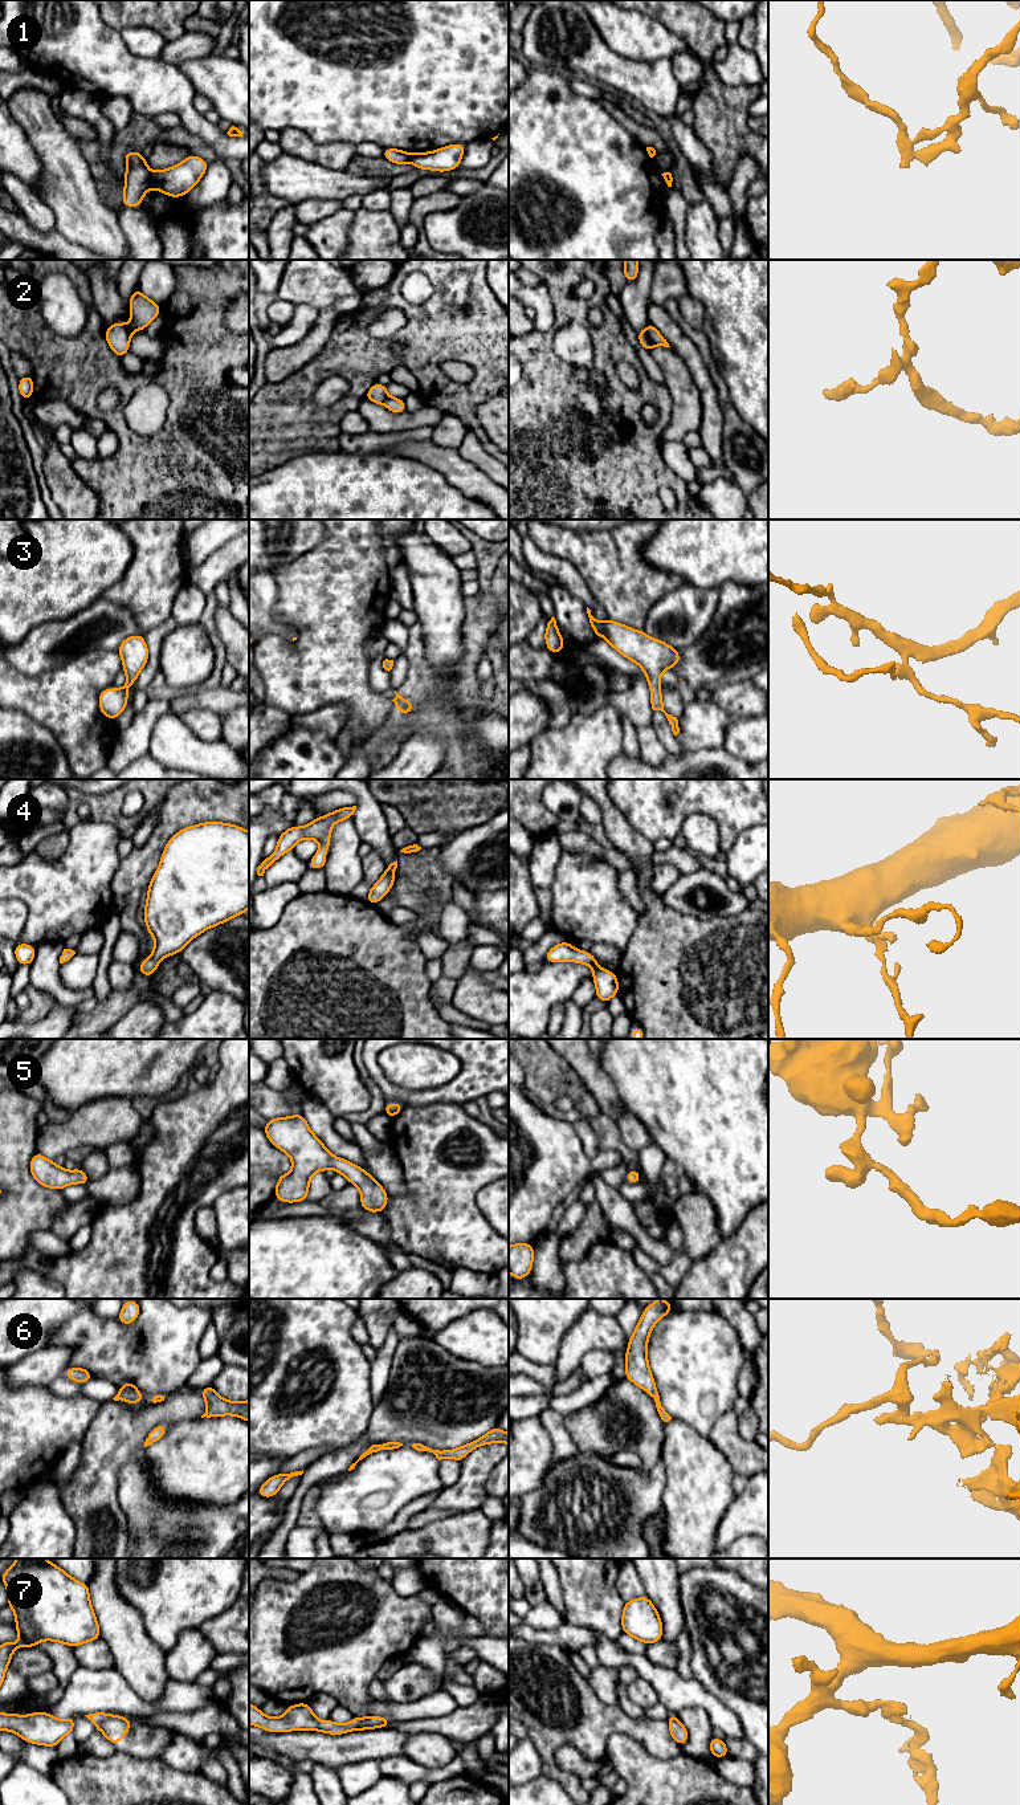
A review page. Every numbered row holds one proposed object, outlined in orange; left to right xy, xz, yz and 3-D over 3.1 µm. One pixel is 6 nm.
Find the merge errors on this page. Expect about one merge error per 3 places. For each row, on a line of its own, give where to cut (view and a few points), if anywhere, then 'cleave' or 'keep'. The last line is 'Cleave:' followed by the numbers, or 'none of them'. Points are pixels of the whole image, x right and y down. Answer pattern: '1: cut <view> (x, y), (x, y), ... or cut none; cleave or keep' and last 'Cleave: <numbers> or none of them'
1: cut xy (152, 172), (150, 183); cleave
2: cut yz (645, 329), (655, 345); cleave
3: cut none; keep
4: cut none; keep
5: cut none; keep
6: cut none; keep
7: cut xz (366, 1718), (364, 1723), (356, 1728); cleave
Cleave: 1, 2, 7

